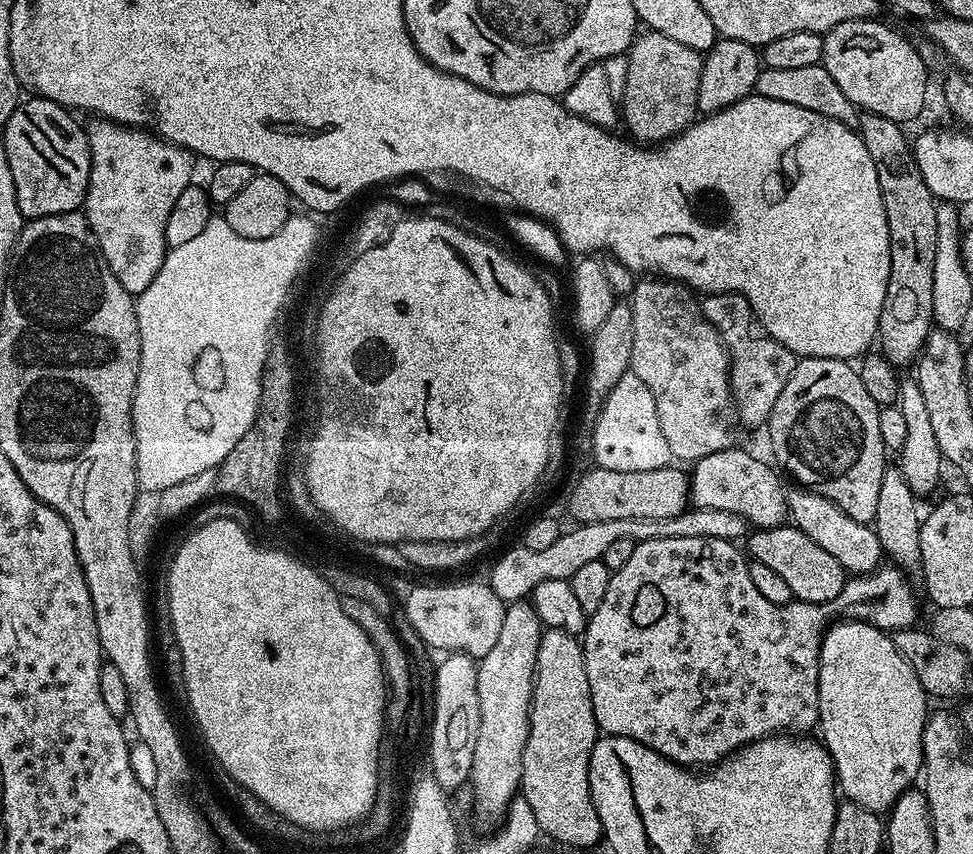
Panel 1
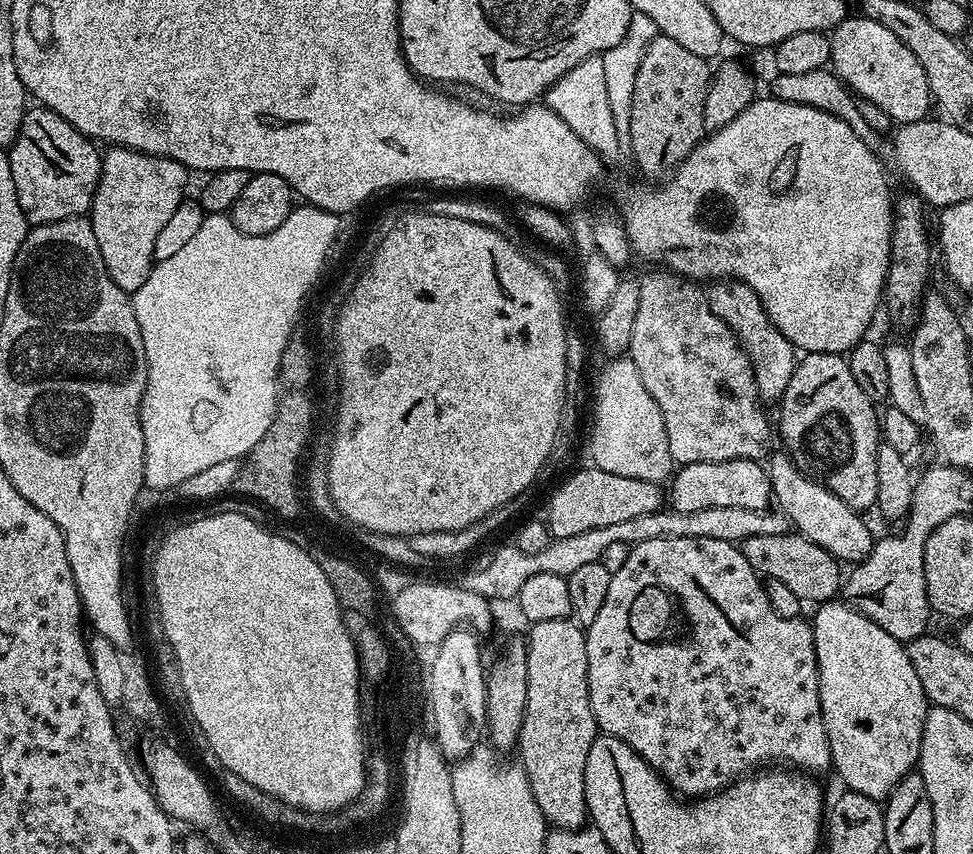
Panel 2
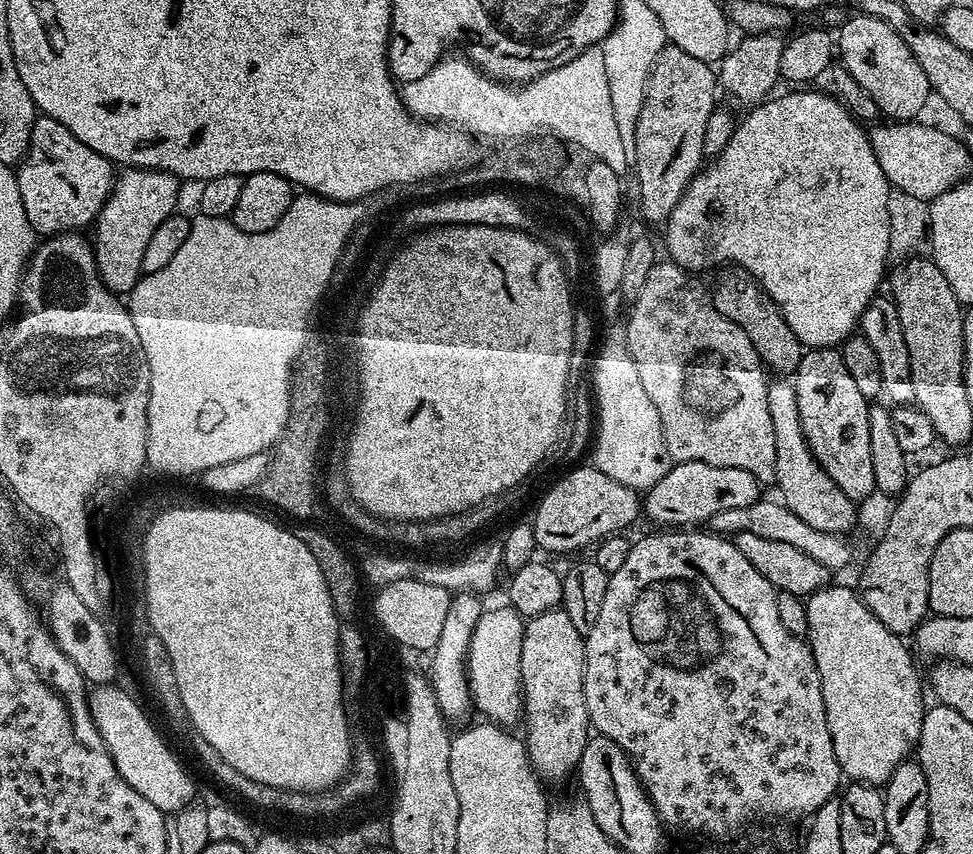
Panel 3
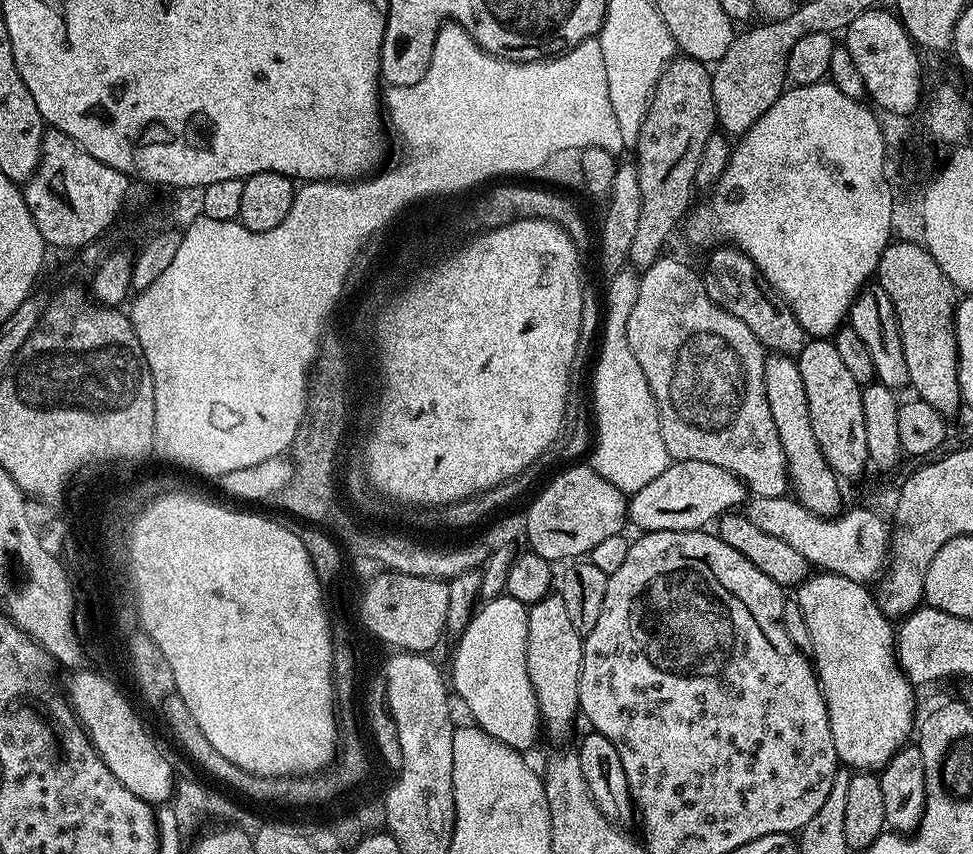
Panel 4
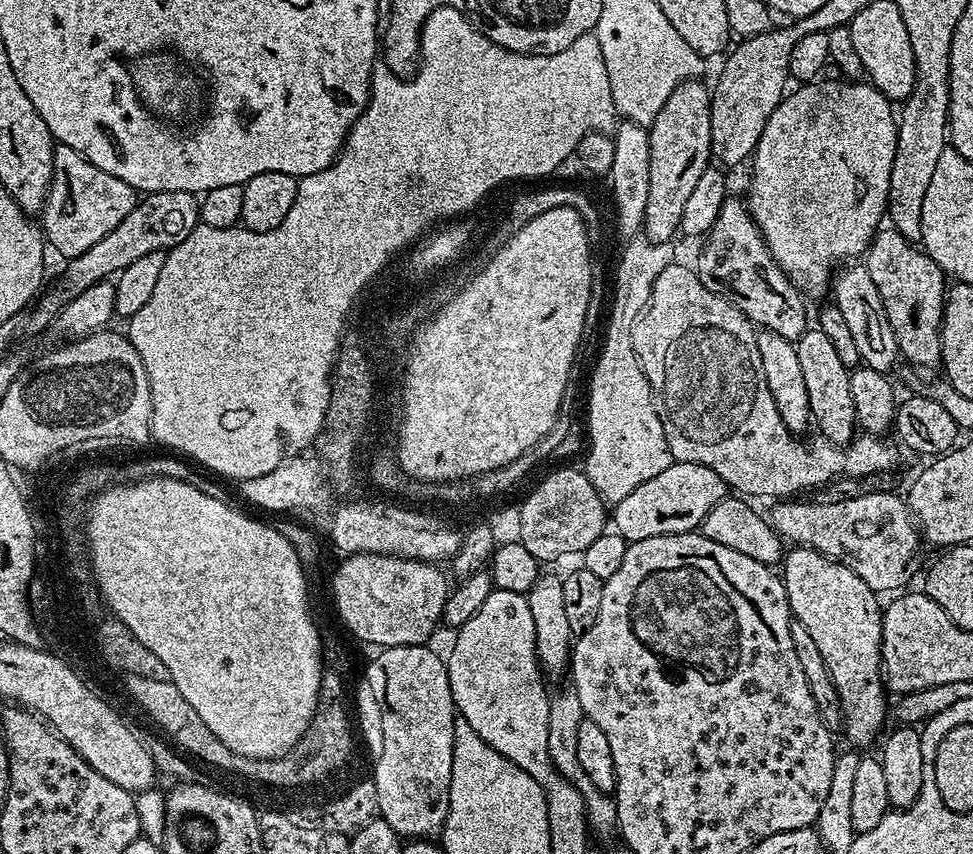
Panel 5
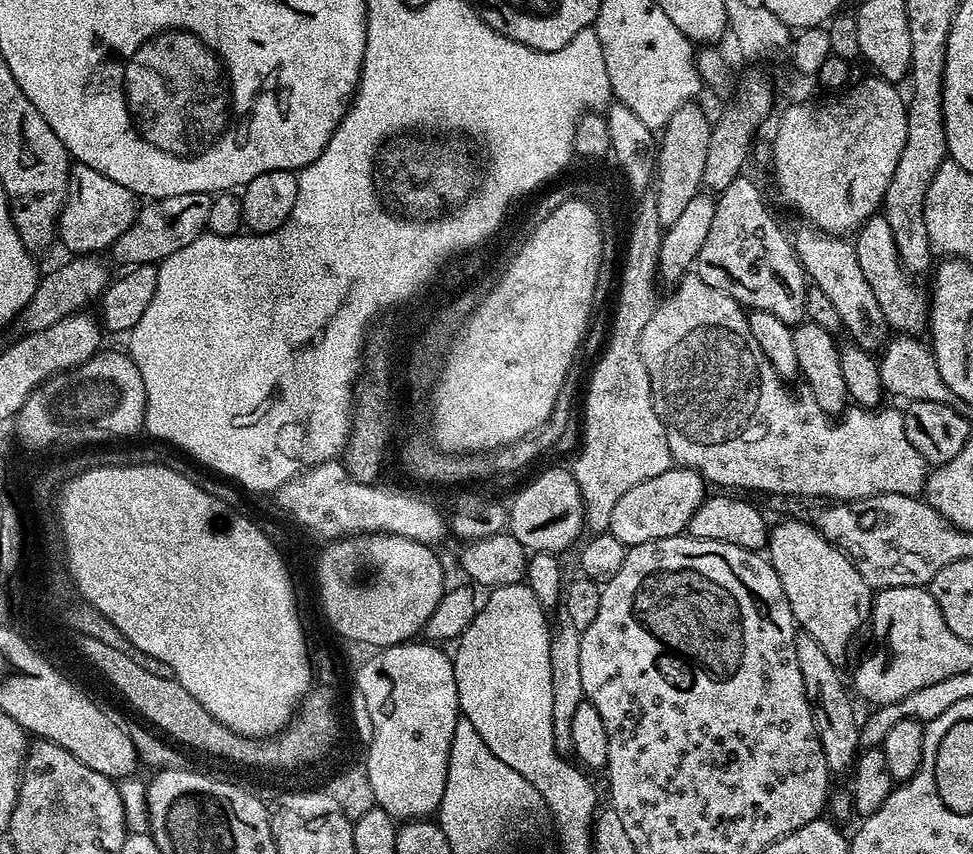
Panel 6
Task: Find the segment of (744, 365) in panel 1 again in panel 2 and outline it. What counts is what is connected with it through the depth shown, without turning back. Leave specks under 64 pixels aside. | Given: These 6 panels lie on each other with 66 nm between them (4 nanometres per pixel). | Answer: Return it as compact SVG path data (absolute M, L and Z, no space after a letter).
M727 278L714 280L707 285L706 295L710 310L714 310L714 314L718 314L722 322L726 322L726 326L730 326L730 330L736 335L736 341L748 355L752 373L756 375L757 397L764 402L779 401L786 386L790 386L790 378L796 369L797 348L788 341L786 334L782 334L782 330L778 330L778 326L774 326L774 322L770 322L758 294L754 294L754 290L746 286L746 282Z

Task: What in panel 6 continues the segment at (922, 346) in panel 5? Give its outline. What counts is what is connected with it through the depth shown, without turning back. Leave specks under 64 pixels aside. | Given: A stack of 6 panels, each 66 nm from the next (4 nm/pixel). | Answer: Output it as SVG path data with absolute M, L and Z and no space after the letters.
M882 214L871 216L865 224L856 229L854 247L858 254L858 266L862 266L862 275L866 282L870 282L870 290L874 290L878 306L882 306L882 314L889 329L906 336L919 337L920 331L923 328L925 331L930 324L930 300L925 289L923 292L912 281L915 279L901 262L898 246L894 244L894 230L890 230L890 222L886 222Z

